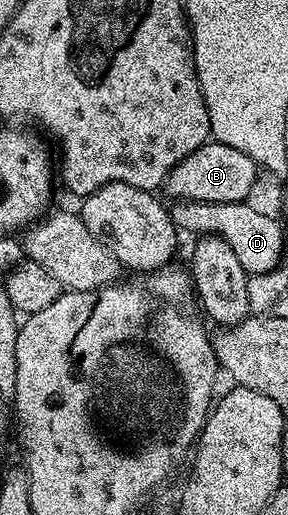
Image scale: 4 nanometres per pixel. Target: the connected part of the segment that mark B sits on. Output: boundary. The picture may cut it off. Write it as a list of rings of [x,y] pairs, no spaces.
[[[209,142],[203,144],[198,150],[194,150],[194,154],[182,158],[182,162],[178,162],[168,171],[166,189],[168,188],[170,195],[176,196],[172,198],[177,201],[194,200],[196,202],[234,202],[239,204],[246,200],[257,177],[258,166],[249,156],[242,154],[242,150],[234,150],[234,146]]]

